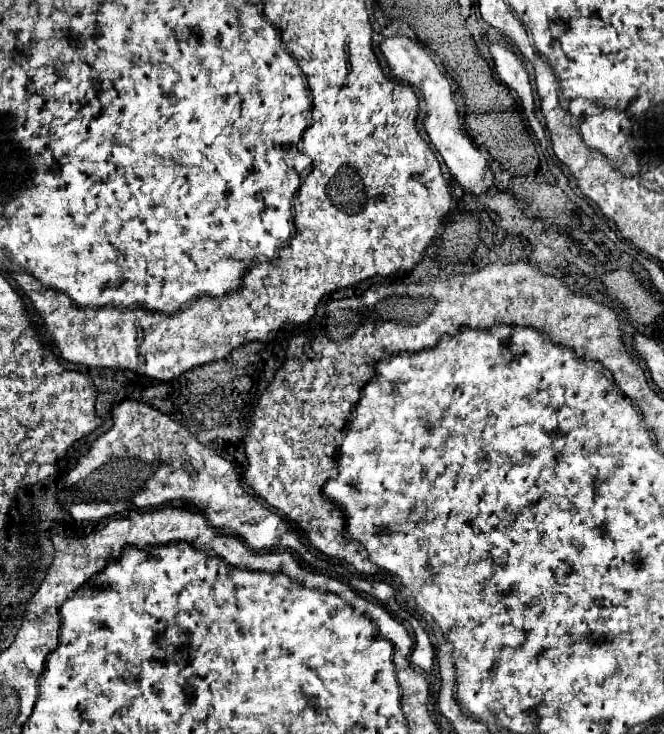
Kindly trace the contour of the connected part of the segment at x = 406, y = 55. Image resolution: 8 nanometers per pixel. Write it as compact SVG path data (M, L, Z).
M373 17L371 24L373 27L372 45L374 52L382 52L385 58L379 59L376 55L385 76L395 82L413 86L419 100L418 112L422 110L425 114L423 126L425 126L425 132L427 132L428 141L426 142L429 142L429 147L435 154L439 152L443 156L450 175L465 188L465 192L471 192L471 194L487 192L493 186L493 172L489 170L489 162L483 158L483 154L477 150L477 146L471 142L471 138L463 130L463 122L457 114L457 106L455 106L455 100L451 96L453 92L451 92L447 72L441 66L435 64L431 54L425 52L427 48L423 48L419 42L413 42L405 36L393 36L393 38L383 40L381 27Z

